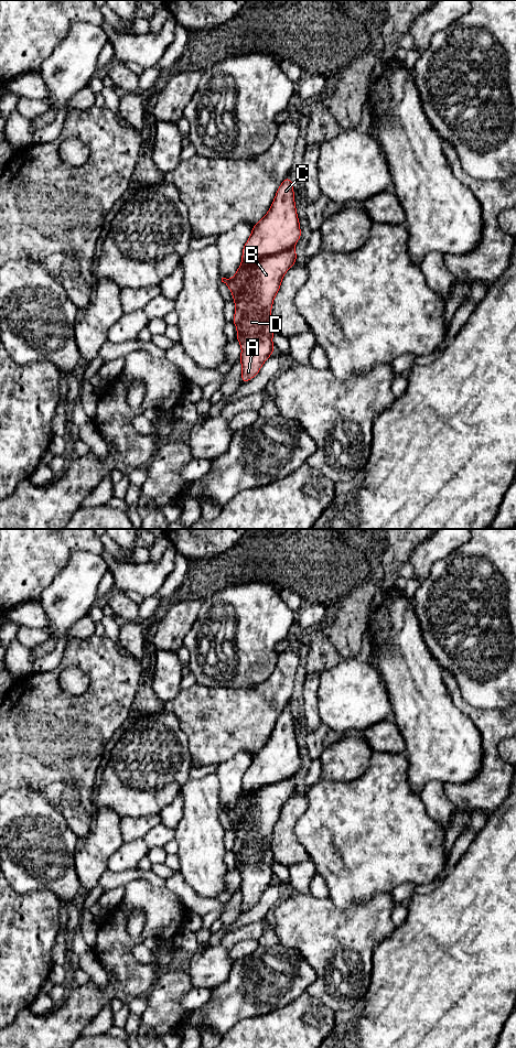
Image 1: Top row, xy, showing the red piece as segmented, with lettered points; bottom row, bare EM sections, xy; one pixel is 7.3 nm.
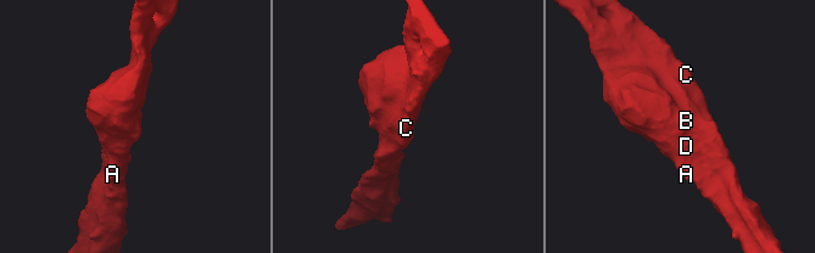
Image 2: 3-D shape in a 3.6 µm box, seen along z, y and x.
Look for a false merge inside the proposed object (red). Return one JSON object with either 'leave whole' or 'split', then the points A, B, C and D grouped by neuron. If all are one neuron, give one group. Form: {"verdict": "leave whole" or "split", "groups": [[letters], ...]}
{"verdict": "leave whole", "groups": [["A", "B", "C", "D"]]}

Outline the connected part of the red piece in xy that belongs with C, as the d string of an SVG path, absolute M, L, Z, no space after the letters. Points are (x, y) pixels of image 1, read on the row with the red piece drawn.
M290 176L277 190L270 209L252 226L251 235L243 248L241 264L233 279L222 278L230 290L236 305L233 323L237 327L237 341L241 347L241 383L249 381L275 352L272 335L276 333L271 318L273 299L284 273L295 263L294 245L300 240L301 229L295 209L294 192Z

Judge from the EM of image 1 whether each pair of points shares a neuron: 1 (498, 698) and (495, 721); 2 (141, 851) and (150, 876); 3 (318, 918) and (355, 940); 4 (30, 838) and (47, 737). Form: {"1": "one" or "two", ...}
{"1": "two", "2": "two", "3": "one", "4": "two"}

